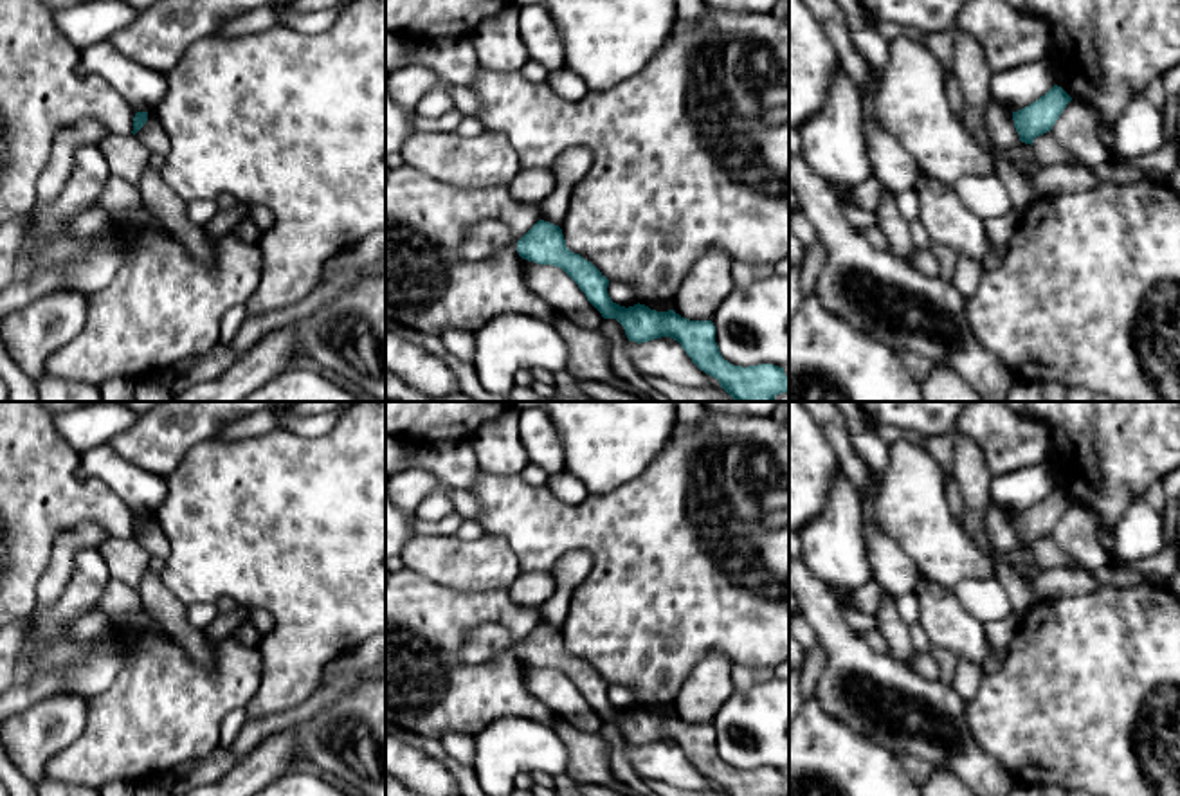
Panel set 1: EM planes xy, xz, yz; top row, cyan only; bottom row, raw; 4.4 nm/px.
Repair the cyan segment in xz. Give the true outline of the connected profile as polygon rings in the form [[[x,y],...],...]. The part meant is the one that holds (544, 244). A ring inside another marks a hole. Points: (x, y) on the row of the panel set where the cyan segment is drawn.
[[[539,220],[517,241],[517,252],[522,259],[562,268],[604,319],[616,319],[623,326],[629,340],[638,344],[661,337],[677,340],[692,362],[717,378],[733,402],[773,402],[776,394],[789,393],[784,367],[773,364],[742,367],[724,360],[712,321],[690,321],[674,310],[656,312],[640,303],[629,308],[613,303],[607,294],[609,279],[591,261],[566,247],[558,225]]]

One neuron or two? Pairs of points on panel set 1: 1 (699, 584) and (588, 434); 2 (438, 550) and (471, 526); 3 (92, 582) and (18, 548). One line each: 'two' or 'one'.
1: two
2: two
3: two

